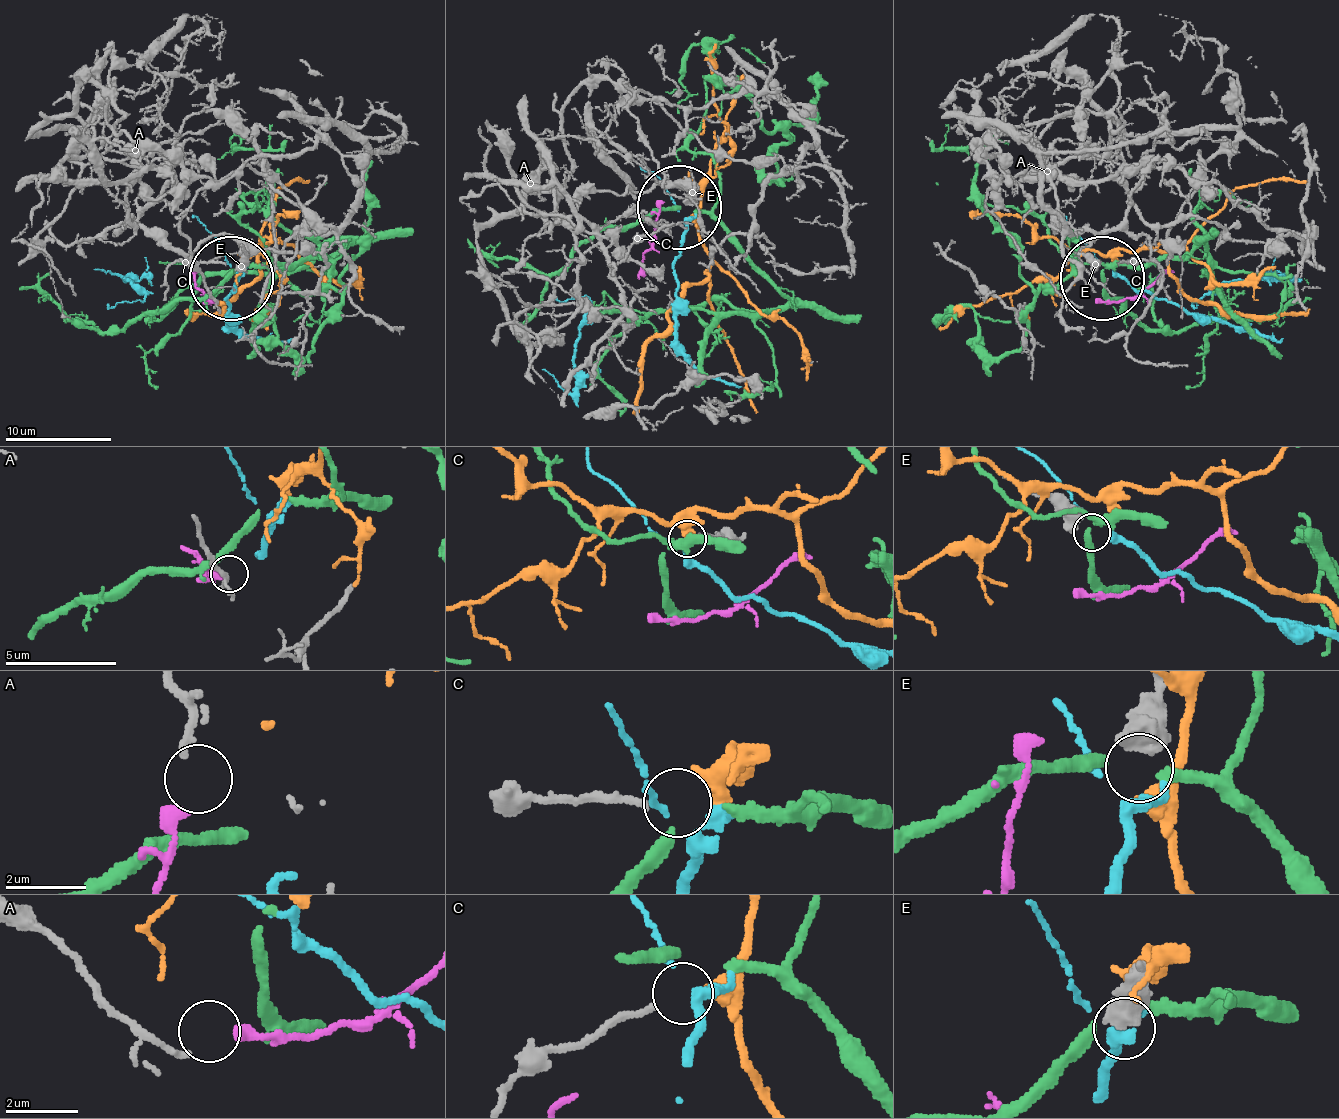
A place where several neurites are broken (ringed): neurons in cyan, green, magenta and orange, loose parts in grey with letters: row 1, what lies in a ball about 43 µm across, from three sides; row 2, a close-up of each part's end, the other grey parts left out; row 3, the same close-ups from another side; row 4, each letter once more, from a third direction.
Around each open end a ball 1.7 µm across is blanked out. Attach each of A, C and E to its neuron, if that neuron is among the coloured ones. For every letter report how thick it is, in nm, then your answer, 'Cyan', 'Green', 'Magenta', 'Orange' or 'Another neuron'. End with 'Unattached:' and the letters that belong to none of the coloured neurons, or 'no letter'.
A: Thickness 170 nm. Magenta
C: Thickness 170 nm. Another neuron
E: Thickness 750 nm. Cyan
Unattached: C

